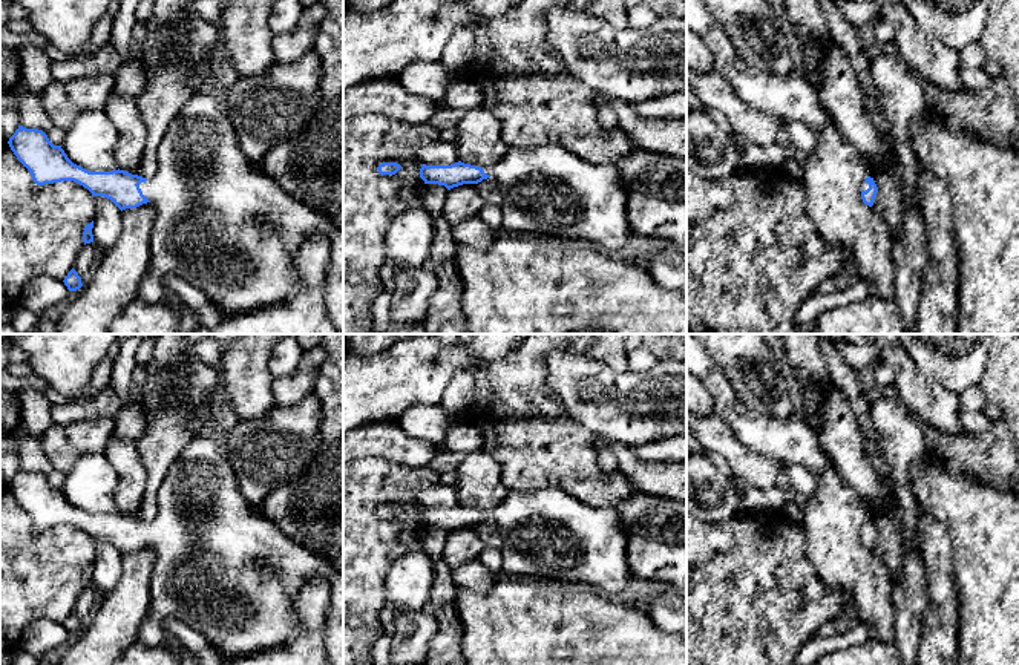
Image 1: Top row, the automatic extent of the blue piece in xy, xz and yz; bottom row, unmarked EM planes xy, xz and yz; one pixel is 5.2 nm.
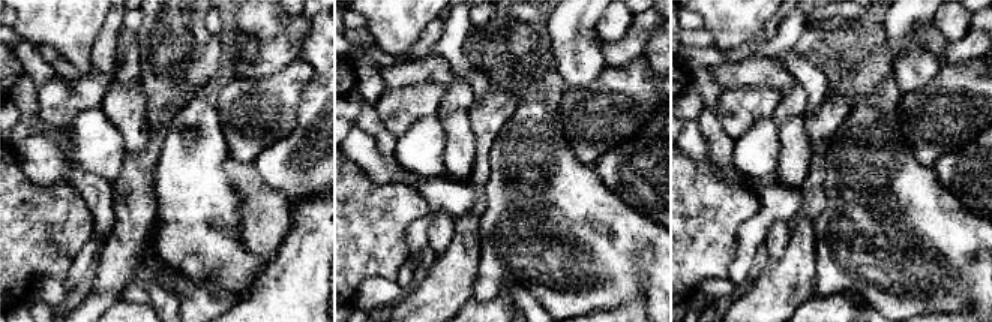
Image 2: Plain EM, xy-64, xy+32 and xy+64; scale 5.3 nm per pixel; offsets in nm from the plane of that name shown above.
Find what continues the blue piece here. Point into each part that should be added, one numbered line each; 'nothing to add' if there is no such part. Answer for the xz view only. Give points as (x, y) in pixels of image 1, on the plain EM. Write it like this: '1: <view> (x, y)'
1: xz (547, 533)

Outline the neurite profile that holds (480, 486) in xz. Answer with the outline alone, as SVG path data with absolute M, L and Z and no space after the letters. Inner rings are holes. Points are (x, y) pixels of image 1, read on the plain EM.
M484 450L467 454L457 475L455 489L464 507L484 512L503 503L510 492L501 480L501 466Z

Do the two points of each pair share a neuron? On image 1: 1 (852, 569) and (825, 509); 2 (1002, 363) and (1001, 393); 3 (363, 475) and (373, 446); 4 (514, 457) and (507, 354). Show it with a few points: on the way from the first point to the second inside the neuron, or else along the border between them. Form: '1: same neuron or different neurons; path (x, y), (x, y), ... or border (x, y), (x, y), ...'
1: same neuron; path (837, 553), (832, 524)
2: same neuron; path (1002, 371), (1002, 385)
3: different neurons; border (359, 460), (382, 458), (403, 468)
4: same neuron; path (514, 431), (511, 380)

